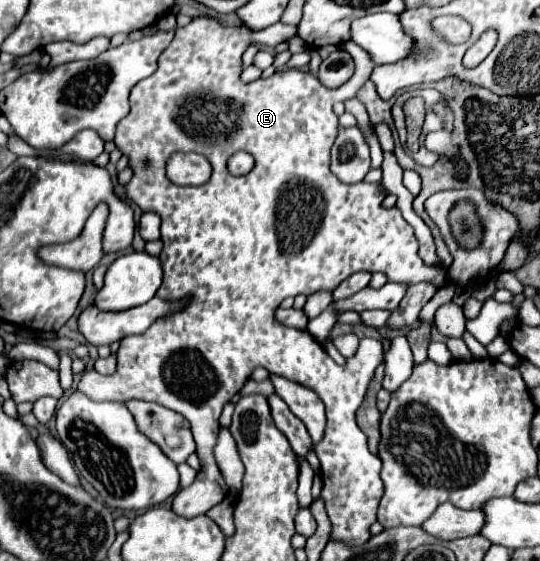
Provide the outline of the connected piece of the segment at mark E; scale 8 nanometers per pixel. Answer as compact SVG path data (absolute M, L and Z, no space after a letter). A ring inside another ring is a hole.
M199 16L175 30L173 42L159 58L159 70L133 88L129 96L131 112L121 120L115 134L115 146L129 158L133 170L133 178L125 184L125 196L143 212L161 216L163 258L159 256L159 260L165 276L157 296L163 300L193 296L193 302L181 314L169 316L169 320L157 320L145 334L123 338L117 350L115 374L103 376L95 370L83 372L77 388L93 400L125 402L137 398L157 402L189 420L197 442L201 470L189 488L181 488L173 496L173 512L183 518L205 514L227 494L227 484L213 456L219 434L219 416L223 406L243 388L253 368L263 366L271 374L313 388L327 410L325 438L317 444L317 456L321 460L323 500L333 524L331 538L347 544L363 544L371 536L369 526L375 522L377 506L383 496L383 482L379 478L381 460L369 452L367 436L359 430L355 412L363 402L375 368L383 360L381 340L363 338L355 356L351 356L345 366L337 366L307 330L281 326L275 322L273 314L287 296L313 294L319 290L333 292L343 280L361 270L383 272L389 276L389 282L403 282L409 286L429 282L435 284L435 288L449 284L449 270L423 264L417 256L413 228L405 224L405 218L397 208L385 210L381 206L385 198L381 184L361 182L361 186L347 186L329 170L329 150L337 138L333 104L355 98L375 68L371 56L359 44L355 46L350 40L345 42L355 71L351 80L337 90L327 90L311 72L301 69L276 71L271 78L259 78L249 84L241 82L242 56L250 45L258 43L275 47L296 35L296 26L282 22L265 30L249 30L243 24L229 26L215 18ZM239 150L245 150L255 158L255 168L247 176L237 178L227 172L227 160ZM173 152L203 154L213 168L211 180L197 188L177 186L167 180L163 160L169 160Z

